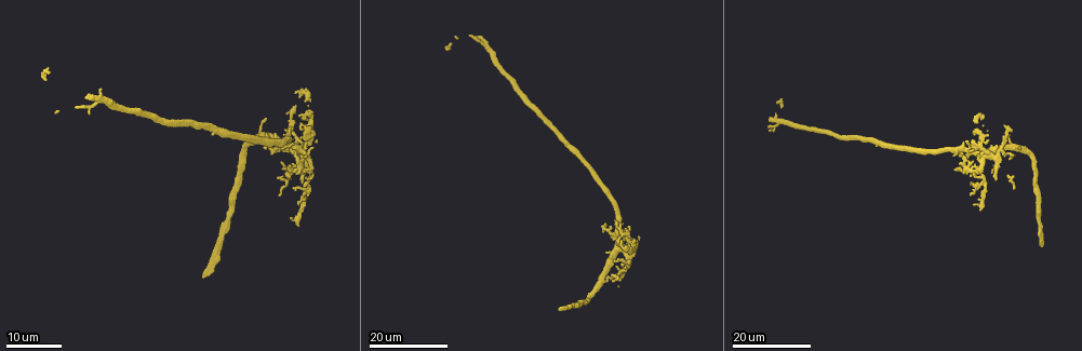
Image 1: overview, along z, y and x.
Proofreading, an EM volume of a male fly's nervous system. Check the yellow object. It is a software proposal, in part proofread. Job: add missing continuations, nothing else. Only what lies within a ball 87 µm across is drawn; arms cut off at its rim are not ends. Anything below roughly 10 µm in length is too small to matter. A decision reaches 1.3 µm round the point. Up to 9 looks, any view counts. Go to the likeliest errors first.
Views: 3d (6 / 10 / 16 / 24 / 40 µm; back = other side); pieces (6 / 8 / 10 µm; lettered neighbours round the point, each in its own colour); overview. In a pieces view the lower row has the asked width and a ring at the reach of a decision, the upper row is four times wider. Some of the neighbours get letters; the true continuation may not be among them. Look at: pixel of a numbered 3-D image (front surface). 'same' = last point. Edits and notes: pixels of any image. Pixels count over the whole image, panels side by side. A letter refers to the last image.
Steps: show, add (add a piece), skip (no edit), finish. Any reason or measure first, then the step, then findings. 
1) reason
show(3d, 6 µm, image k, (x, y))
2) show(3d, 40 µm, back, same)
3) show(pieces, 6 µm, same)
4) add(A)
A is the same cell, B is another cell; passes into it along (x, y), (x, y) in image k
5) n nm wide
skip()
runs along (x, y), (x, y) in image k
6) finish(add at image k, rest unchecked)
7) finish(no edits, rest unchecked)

thin end
show(3d, 24 µm, image 1, (608, 252))

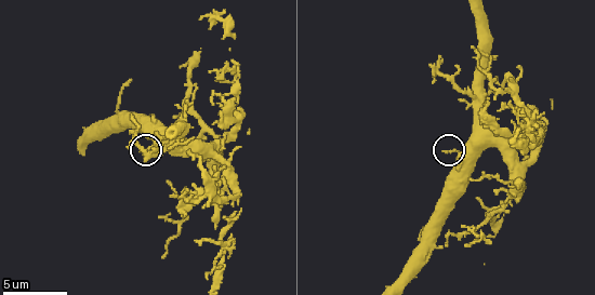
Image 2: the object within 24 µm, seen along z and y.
what lies round it
show(pieces, 6 µm, image 2, (443, 151))

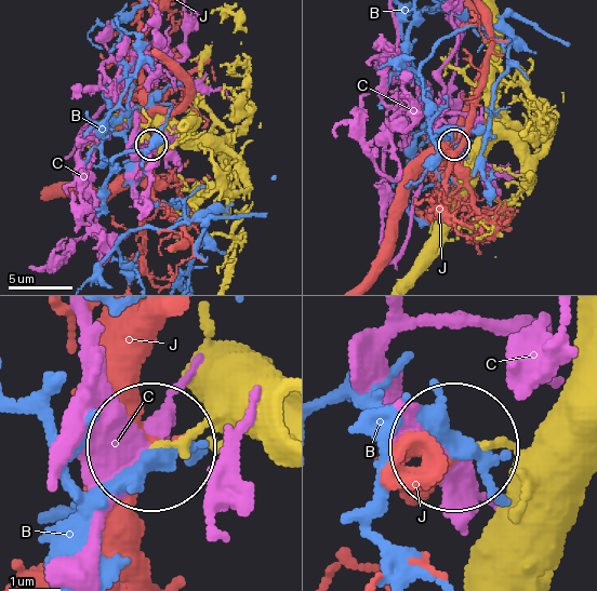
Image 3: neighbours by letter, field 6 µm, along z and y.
skip()
B, C and J are other cells; runs along (277, 389), (156, 441) in image 3; none of them fits

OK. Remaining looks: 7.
free end
show(pieces, 6 µm, image 2, (188, 152))

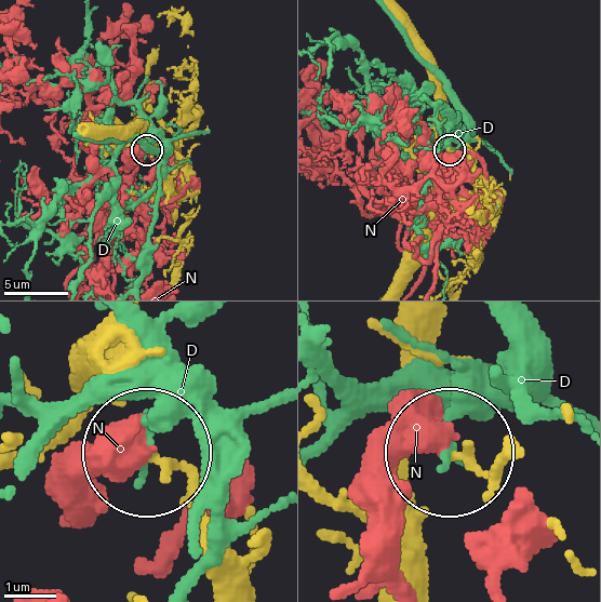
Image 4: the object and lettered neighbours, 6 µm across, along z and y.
skip()
D and N are other cells; no lettered piece goes on from it

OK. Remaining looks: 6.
an open end
show(pieces, 10 µm, image 2, (186, 212))

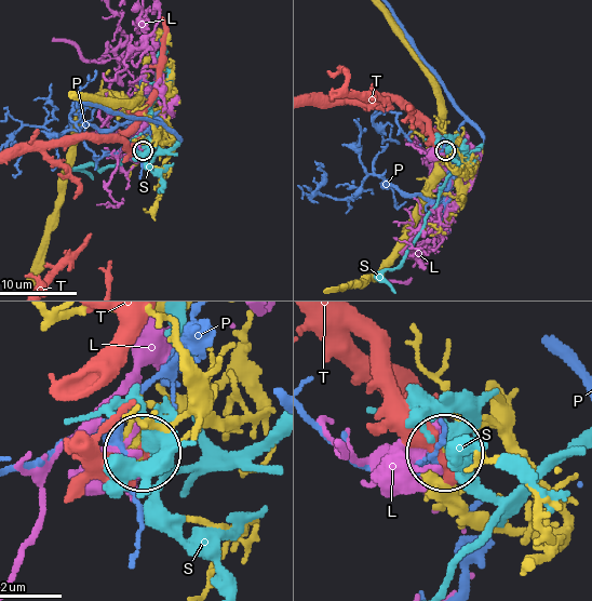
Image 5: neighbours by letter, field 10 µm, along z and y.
skip()
L, P, S and T are other cells; no lettered piece goes on from it

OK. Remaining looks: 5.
thin end
show(pieces, 10 µm, image 2, (132, 116))

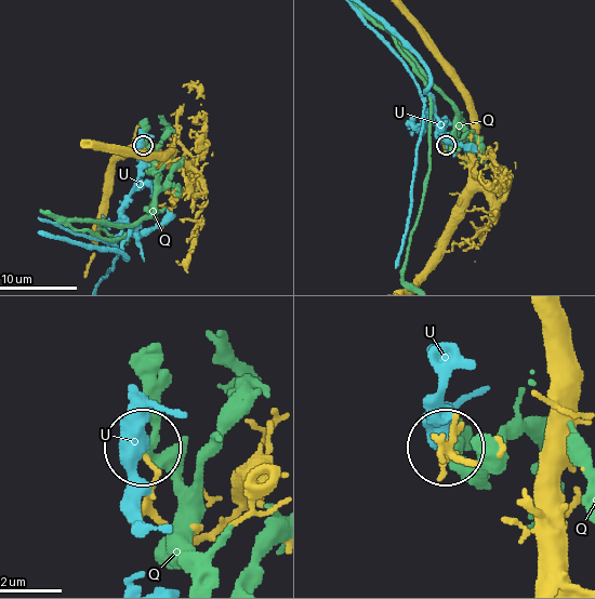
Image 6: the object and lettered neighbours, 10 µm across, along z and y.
120 nm wide
skip()
Q and U are other cells; none of them fits

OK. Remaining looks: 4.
finish(no edits, rest unchecked)

